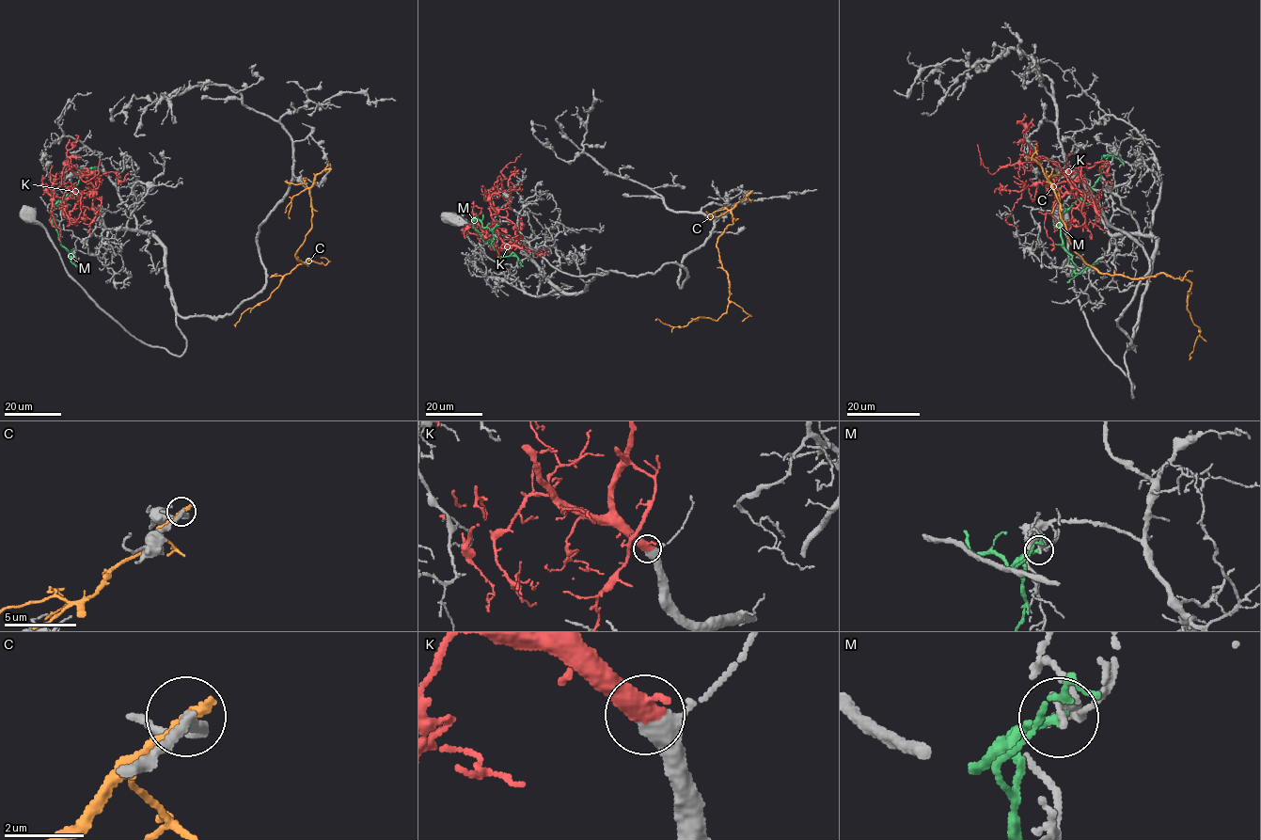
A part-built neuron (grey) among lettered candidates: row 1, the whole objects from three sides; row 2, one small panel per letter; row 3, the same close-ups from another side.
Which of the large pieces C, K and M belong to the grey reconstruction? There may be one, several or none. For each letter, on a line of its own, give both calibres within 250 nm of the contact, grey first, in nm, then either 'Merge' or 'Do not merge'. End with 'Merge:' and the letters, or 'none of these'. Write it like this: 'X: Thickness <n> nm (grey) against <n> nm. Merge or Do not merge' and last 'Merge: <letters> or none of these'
C: Thickness 240 nm (grey) against 340 nm. Do not merge
K: Thickness 380 nm (grey) against 550 nm. Merge
M: Thickness 120 nm (grey) against 240 nm. Do not merge
Merge: K

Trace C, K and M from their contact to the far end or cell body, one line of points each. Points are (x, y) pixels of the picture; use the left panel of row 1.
C: (329, 169), (310, 187), (312, 228), (295, 257), (307, 262), (244, 311), (235, 326)
K: (100, 214), (93, 207), (92, 184), (85, 168), (92, 173), (80, 177), (85, 182), (93, 178), (100, 159)
M: (75, 260), (61, 245), (52, 208), (75, 187), (87, 168), (97, 167), (100, 170), (98, 176)

